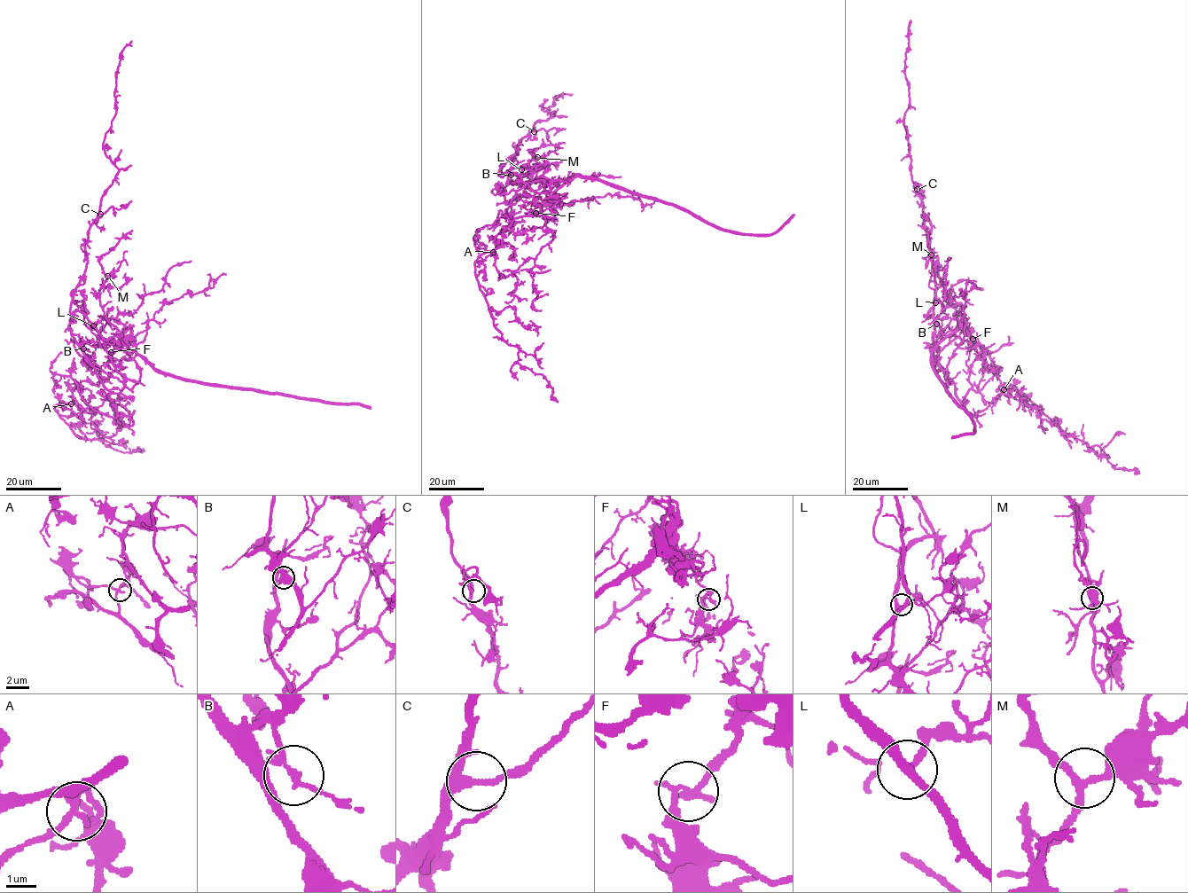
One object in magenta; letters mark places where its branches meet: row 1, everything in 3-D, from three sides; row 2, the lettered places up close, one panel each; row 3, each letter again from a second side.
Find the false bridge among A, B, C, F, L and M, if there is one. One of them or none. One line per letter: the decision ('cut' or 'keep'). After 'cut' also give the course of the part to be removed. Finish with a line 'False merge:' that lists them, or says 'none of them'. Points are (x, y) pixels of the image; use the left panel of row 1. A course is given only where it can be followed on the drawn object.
A: keep
B: keep
C: keep
F: cut; foreign part runs (111, 352), (117, 341), (123, 340), (156, 369), (183, 378), (371, 408)
L: keep
M: keep
False merge: F

